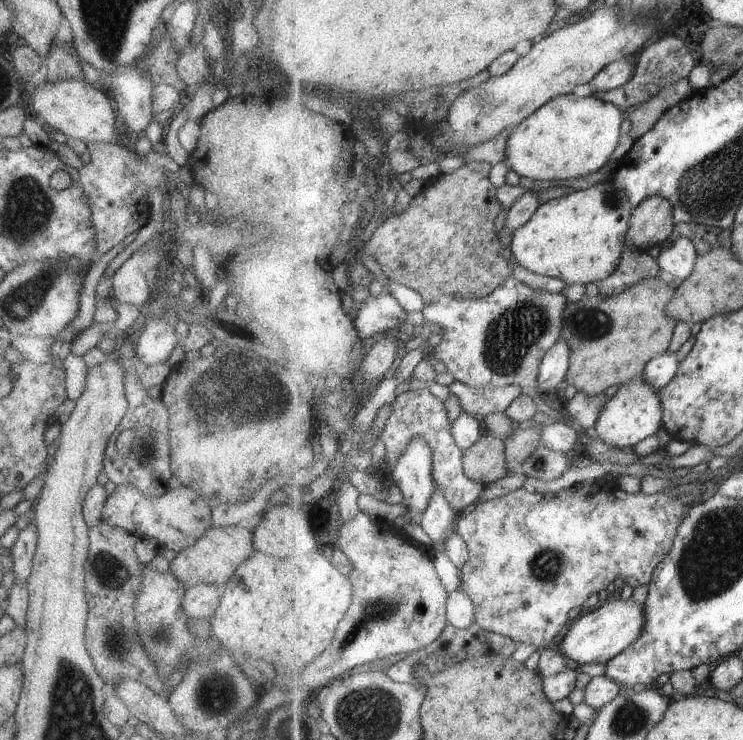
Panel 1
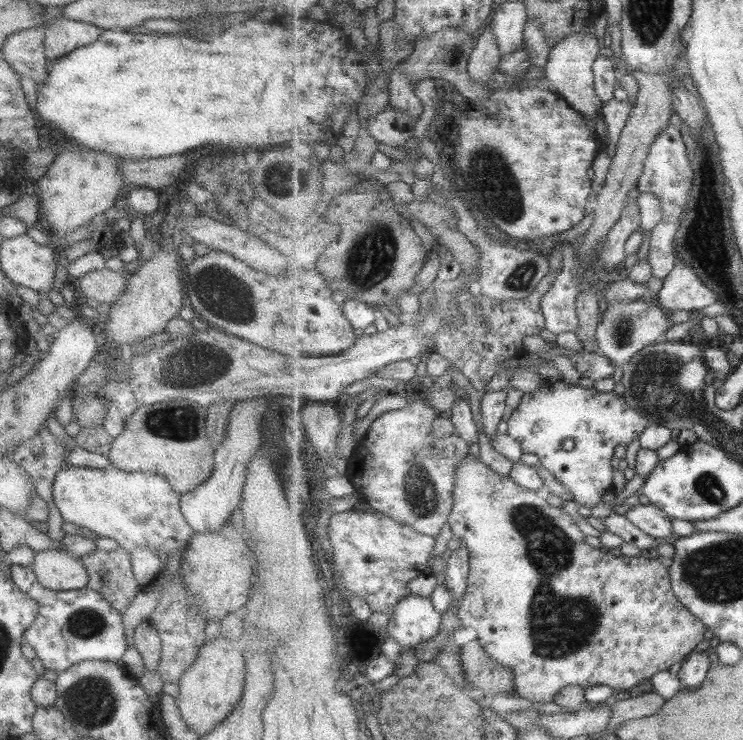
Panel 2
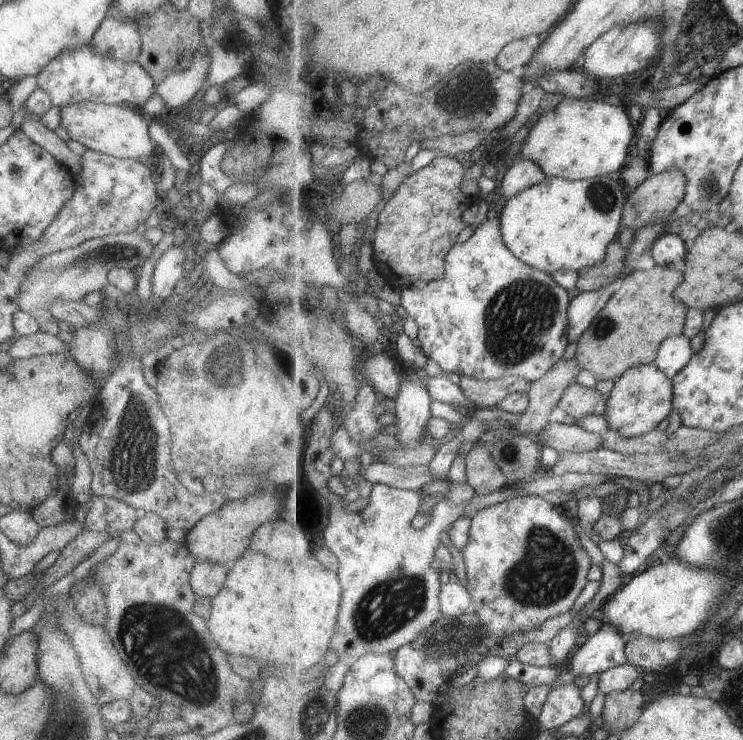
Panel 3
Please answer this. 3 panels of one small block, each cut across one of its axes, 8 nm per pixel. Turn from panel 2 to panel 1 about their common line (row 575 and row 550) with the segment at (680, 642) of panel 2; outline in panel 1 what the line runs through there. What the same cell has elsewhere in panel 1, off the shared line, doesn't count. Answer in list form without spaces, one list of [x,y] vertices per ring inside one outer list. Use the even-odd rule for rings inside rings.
[[[602,480],[598,482],[594,482],[590,486],[580,486],[580,485],[573,485],[572,487],[567,487],[565,489],[560,489],[557,492],[549,492],[546,494],[534,494],[531,492],[527,492],[525,488],[521,487],[517,490],[514,490],[513,492],[510,492],[509,494],[506,494],[505,496],[502,496],[501,498],[496,498],[493,500],[488,500],[487,502],[477,503],[474,507],[472,507],[469,511],[466,511],[465,513],[461,514],[457,521],[457,526],[455,532],[461,534],[461,538],[467,542],[467,546],[469,546],[469,552],[470,557],[469,560],[467,560],[467,564],[463,566],[462,569],[460,569],[460,575],[461,575],[461,581],[460,581],[460,590],[465,591],[470,597],[471,600],[475,603],[476,608],[476,621],[479,623],[479,626],[482,626],[485,628],[485,630],[493,631],[495,633],[503,634],[503,636],[507,636],[509,638],[512,638],[517,643],[527,643],[531,644],[531,646],[536,646],[539,649],[546,649],[547,647],[551,647],[557,644],[557,640],[559,639],[559,632],[565,628],[565,624],[569,622],[569,612],[575,608],[575,606],[583,606],[585,604],[585,600],[591,596],[591,594],[597,594],[600,590],[603,588],[610,589],[611,588],[611,582],[615,580],[615,578],[623,578],[623,581],[626,584],[629,584],[632,588],[636,588],[639,585],[649,585],[652,581],[652,578],[654,577],[654,570],[658,568],[659,565],[662,564],[663,559],[671,552],[671,548],[673,548],[675,537],[678,536],[678,528],[682,525],[682,522],[686,520],[687,514],[691,512],[691,508],[693,506],[690,506],[691,502],[695,500],[695,494],[697,492],[693,492],[691,496],[683,496],[683,498],[673,498],[671,494],[667,494],[665,491],[660,491],[659,493],[653,493],[653,494],[644,494],[640,490],[635,493],[627,493],[621,488],[619,488],[619,485],[615,483],[614,481],[608,481],[608,480]]]

